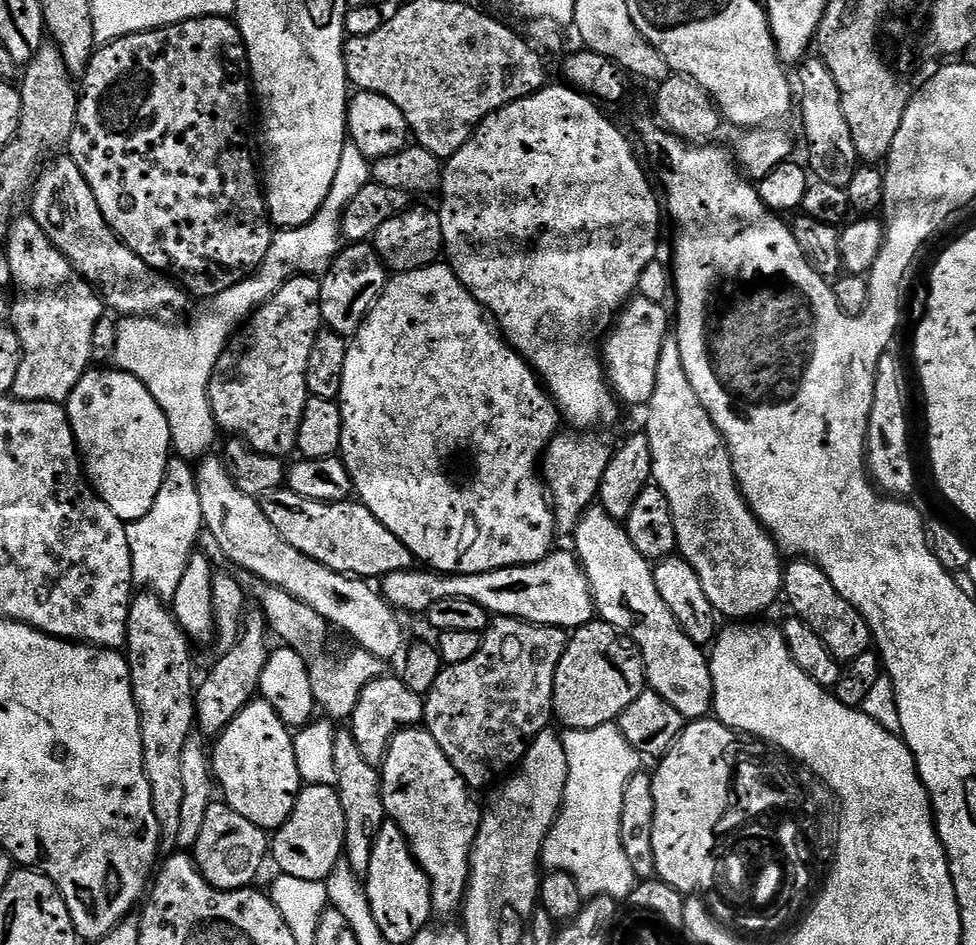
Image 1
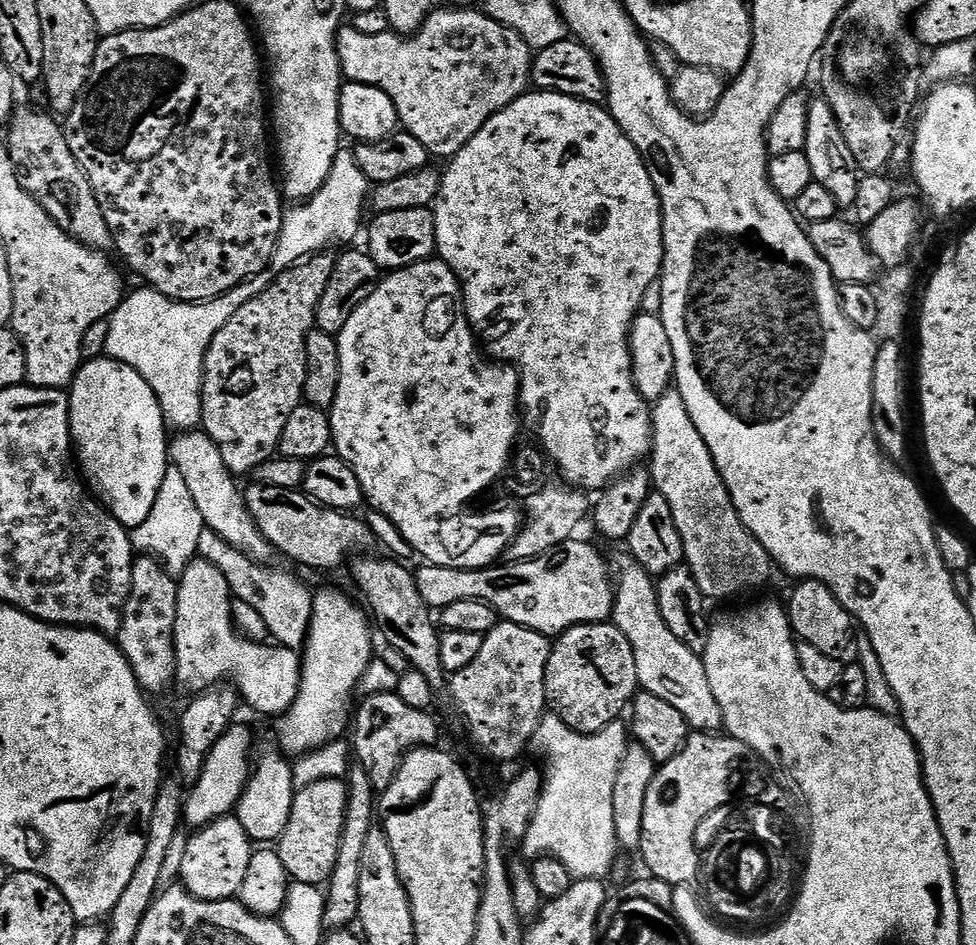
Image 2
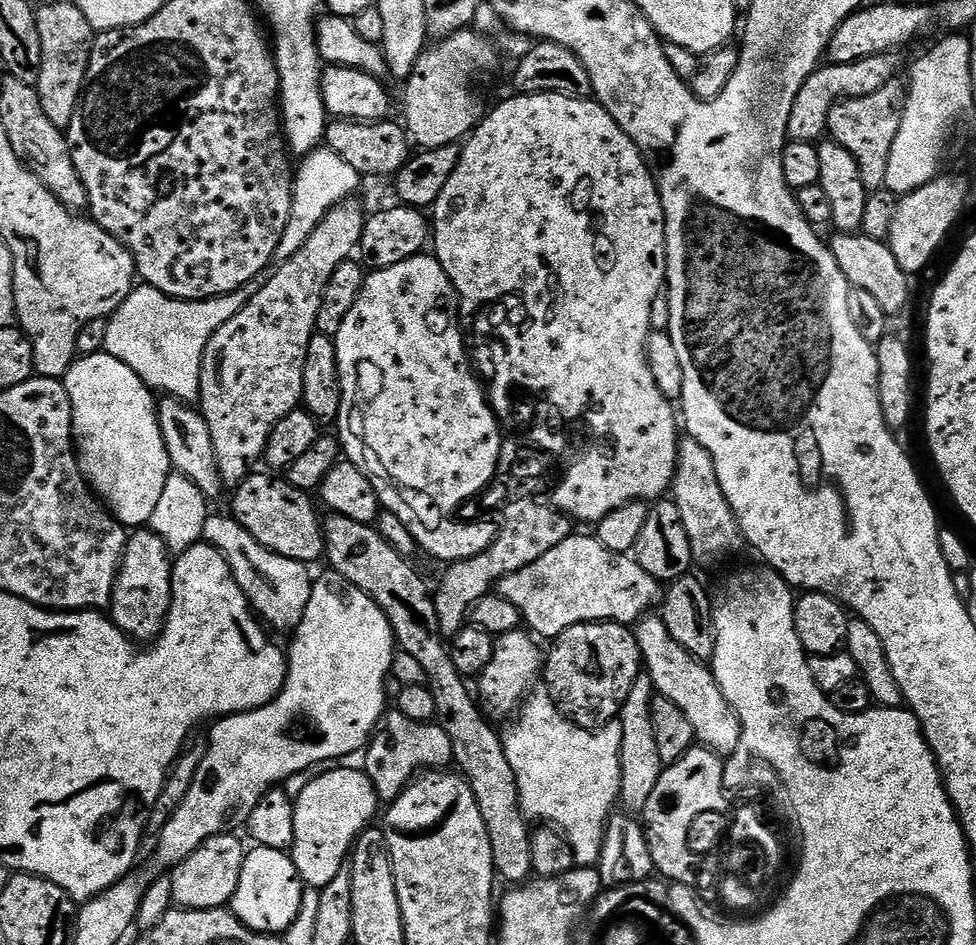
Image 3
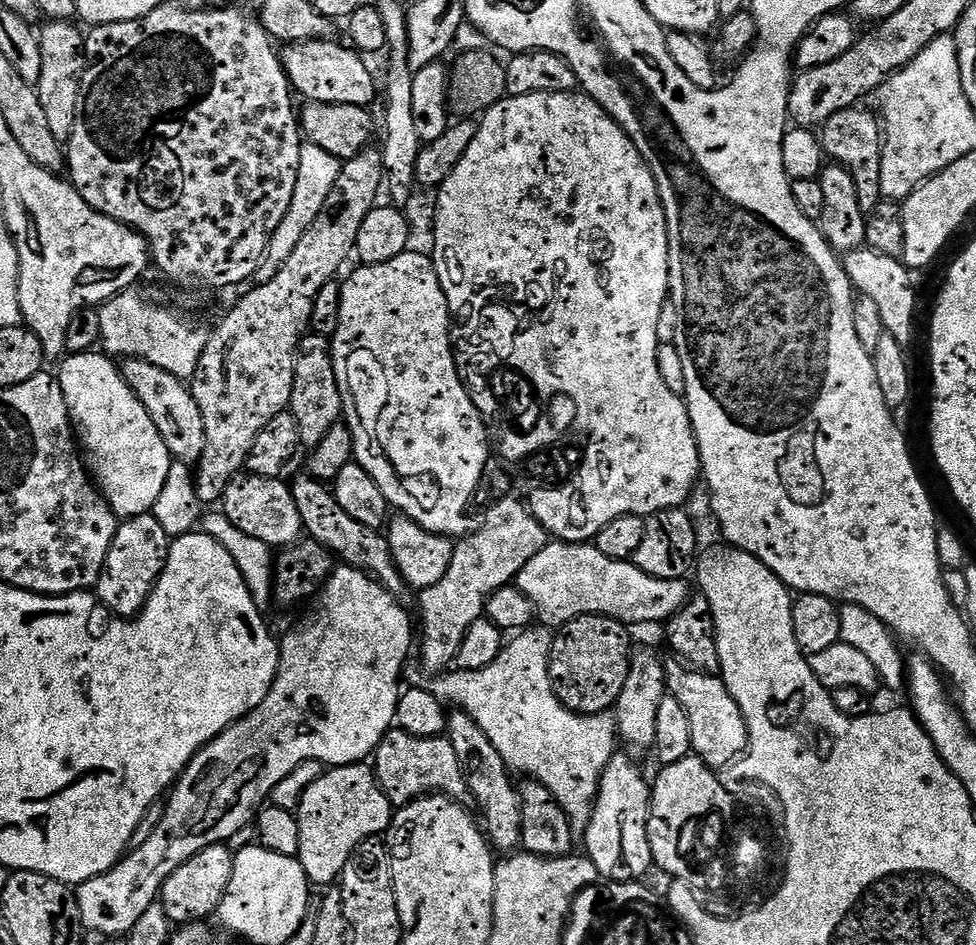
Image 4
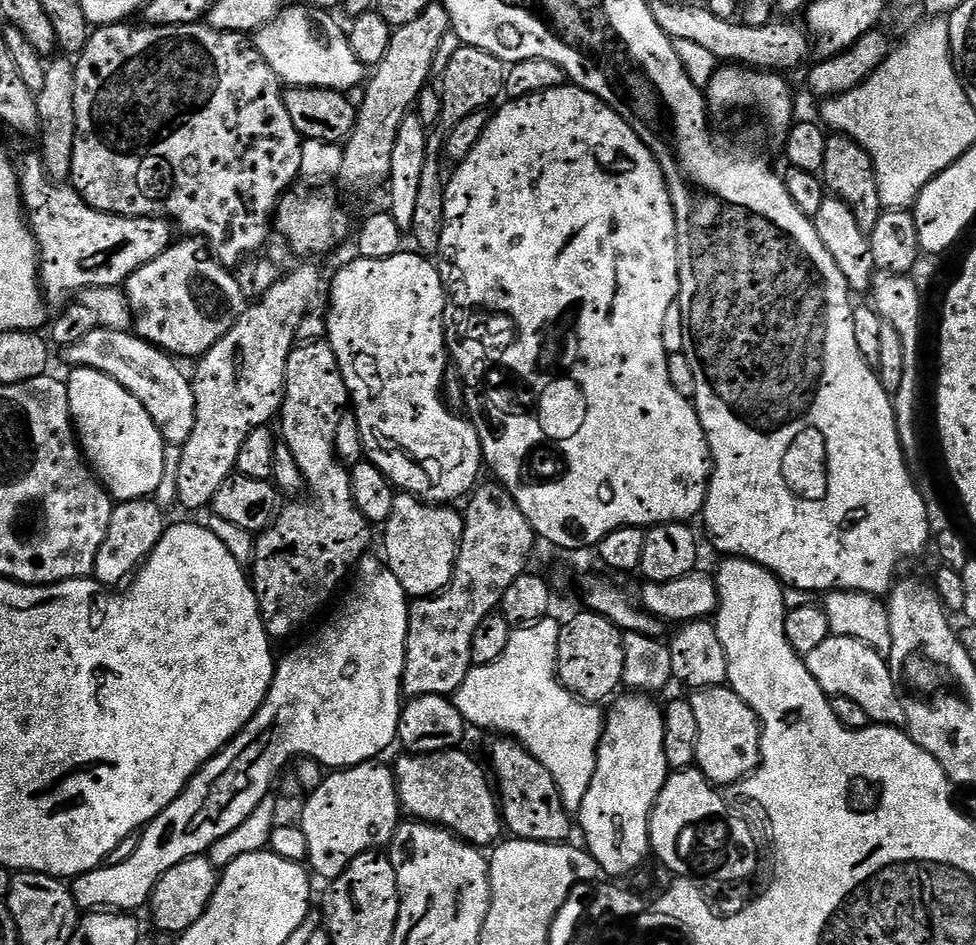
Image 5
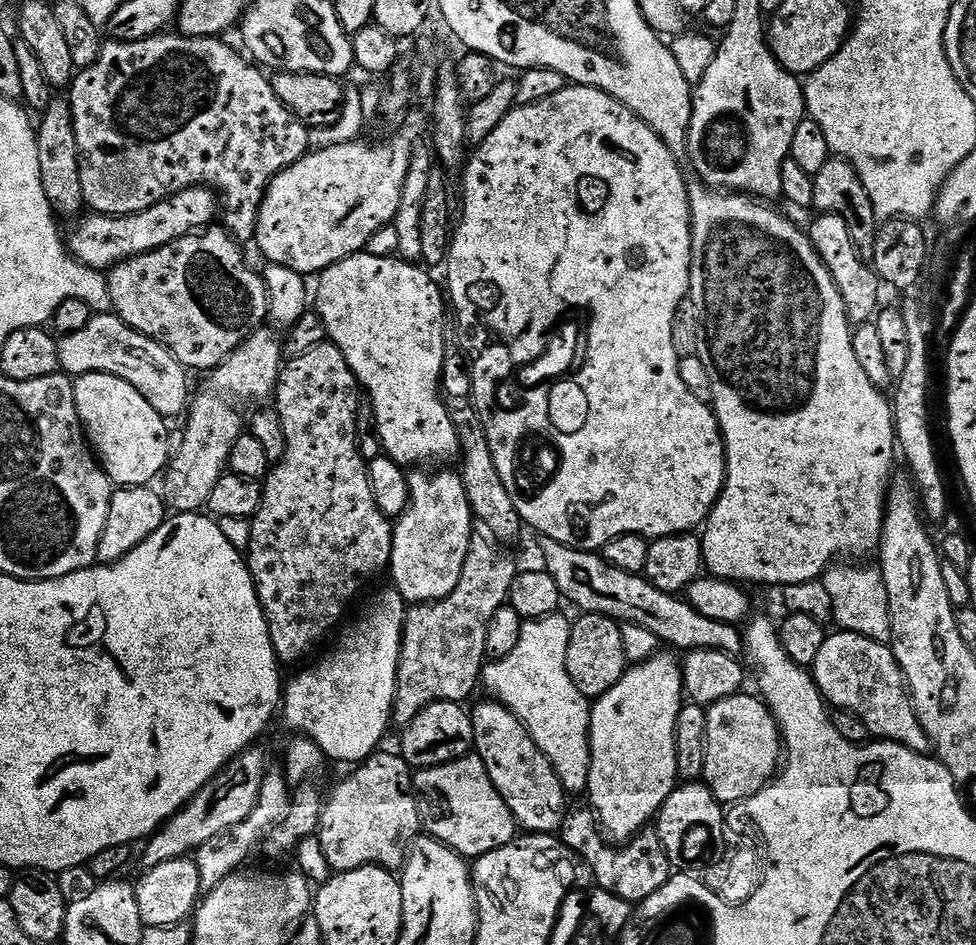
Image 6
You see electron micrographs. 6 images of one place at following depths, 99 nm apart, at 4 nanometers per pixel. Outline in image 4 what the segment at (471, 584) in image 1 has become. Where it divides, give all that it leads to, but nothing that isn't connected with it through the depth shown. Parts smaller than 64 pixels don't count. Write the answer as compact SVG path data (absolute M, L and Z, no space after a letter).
M549 542L542 550L538 550L538 554L534 554L534 558L530 558L530 562L526 562L526 566L522 566L522 570L516 575L514 581L518 590L522 590L526 594L526 598L530 598L530 602L534 602L535 619L541 625L547 626L553 630L559 630L565 624L569 624L574 618L582 618L583 616L609 616L611 620L617 620L619 624L625 626L633 626L632 624L660 624L672 619L678 614L678 610L682 610L690 599L690 591L688 592L689 581L667 580L666 578L654 578L650 574L646 574L642 570L638 570L638 566L632 560L615 560L614 558L606 558L606 554L602 554L602 550L598 550L595 543L586 544L565 544L563 542Z

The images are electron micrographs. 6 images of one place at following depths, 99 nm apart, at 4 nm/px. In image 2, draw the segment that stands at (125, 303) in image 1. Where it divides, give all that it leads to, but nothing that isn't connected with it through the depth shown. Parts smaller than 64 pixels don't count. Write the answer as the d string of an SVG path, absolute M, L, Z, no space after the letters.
M17 107L12 113L11 119L6 124L8 137L6 143L10 158L16 163L16 171L19 175L22 186L30 195L50 214L50 218L63 230L67 236L72 236L80 244L93 250L108 250L113 247L112 235L106 226L106 218L102 214L102 206L98 206L98 198L74 154L70 154L70 146L64 137L64 129L61 121L55 115L47 111L39 112L36 108Z

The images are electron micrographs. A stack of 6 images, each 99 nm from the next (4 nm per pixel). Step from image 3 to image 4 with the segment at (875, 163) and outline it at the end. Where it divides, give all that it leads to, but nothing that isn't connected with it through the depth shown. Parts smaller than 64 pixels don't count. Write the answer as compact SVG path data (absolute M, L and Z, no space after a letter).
M864 106L847 108L831 116L818 132L825 157L847 170L850 178L854 178L854 186L858 189L858 204L865 214L875 210L881 200L885 199L882 194L882 120L875 111L872 112L867 112Z

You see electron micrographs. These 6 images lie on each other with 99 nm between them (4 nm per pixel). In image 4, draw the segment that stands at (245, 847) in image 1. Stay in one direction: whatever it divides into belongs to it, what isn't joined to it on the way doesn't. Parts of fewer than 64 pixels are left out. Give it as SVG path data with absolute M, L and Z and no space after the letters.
M215 844L206 850L202 850L194 858L187 860L182 866L178 866L178 870L174 870L174 874L170 874L170 878L166 878L166 882L160 887L158 902L166 910L166 914L172 920L173 925L198 924L207 921L207 916L210 915L211 917L217 911L230 883L231 872L234 870L233 855L233 849L228 849L228 846L224 844Z

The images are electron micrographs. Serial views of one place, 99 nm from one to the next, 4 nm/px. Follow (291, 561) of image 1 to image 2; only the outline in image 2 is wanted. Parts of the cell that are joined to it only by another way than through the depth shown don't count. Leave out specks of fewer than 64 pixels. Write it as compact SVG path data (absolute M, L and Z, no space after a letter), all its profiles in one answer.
M184 430L180 436L171 441L170 464L177 467L186 478L187 489L194 498L195 505L204 519L205 529L214 531L218 537L236 547L254 560L268 562L274 556L274 549L263 534L258 530L254 518L244 501L244 492L239 488L237 477L222 462L222 450L203 430Z

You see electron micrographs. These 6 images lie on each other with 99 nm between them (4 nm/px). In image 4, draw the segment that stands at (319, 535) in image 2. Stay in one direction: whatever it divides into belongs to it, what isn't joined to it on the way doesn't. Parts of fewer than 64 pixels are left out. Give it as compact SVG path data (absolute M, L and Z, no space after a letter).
M247 470L241 471L226 486L222 511L234 526L238 526L238 530L242 530L242 534L250 534L250 538L266 542L273 550L287 549L297 543L304 532L302 518L298 518L298 506L294 506L292 489L280 478L262 478Z

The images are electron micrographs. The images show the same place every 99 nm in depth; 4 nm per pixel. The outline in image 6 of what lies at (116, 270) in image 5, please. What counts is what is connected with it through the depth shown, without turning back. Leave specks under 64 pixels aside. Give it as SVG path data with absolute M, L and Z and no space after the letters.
M203 186L187 188L185 192L178 192L163 200L161 204L137 212L135 216L85 215L79 221L81 224L77 226L76 233L70 238L67 237L66 248L88 268L107 270L124 260L129 260L131 256L153 252L178 238L201 231L215 221L212 220L215 216L217 219L217 193Z

